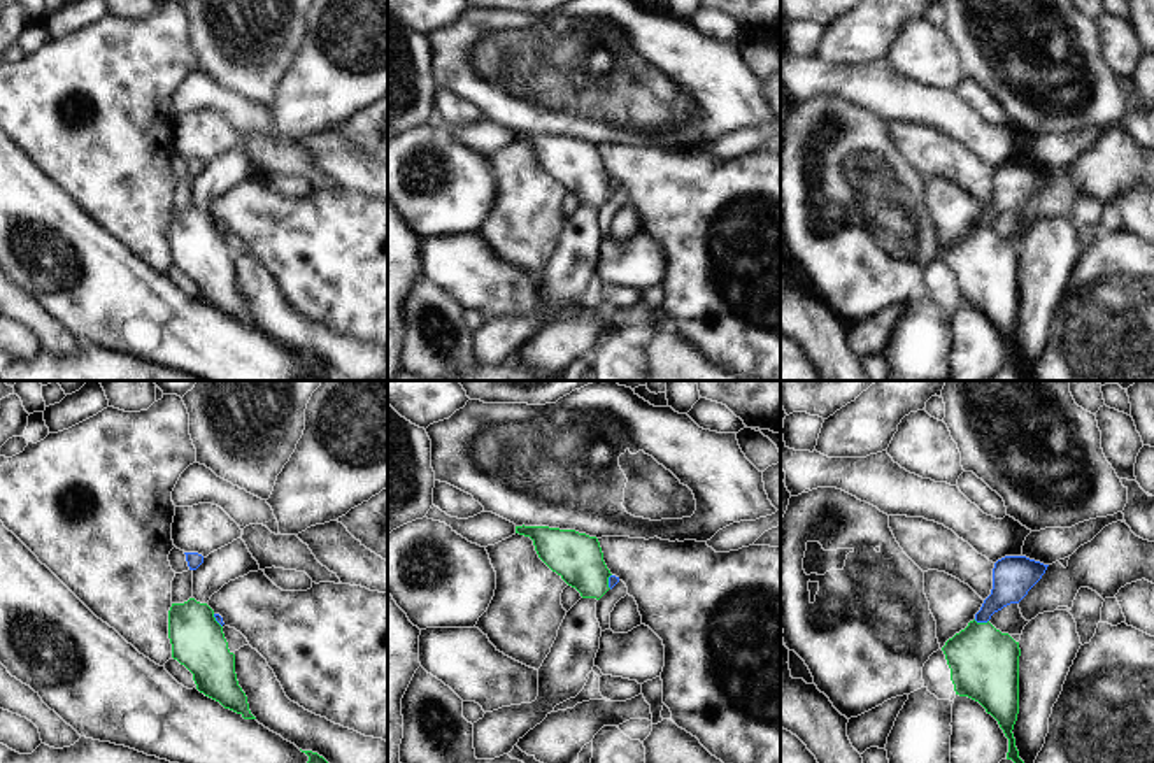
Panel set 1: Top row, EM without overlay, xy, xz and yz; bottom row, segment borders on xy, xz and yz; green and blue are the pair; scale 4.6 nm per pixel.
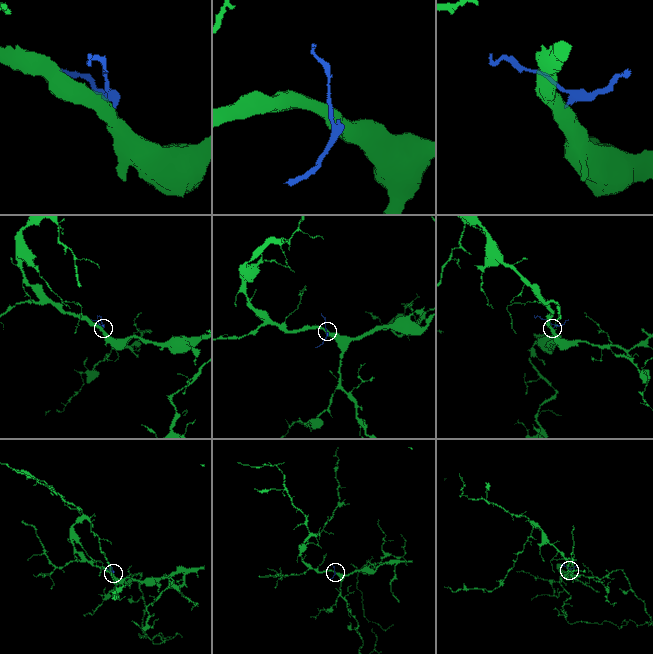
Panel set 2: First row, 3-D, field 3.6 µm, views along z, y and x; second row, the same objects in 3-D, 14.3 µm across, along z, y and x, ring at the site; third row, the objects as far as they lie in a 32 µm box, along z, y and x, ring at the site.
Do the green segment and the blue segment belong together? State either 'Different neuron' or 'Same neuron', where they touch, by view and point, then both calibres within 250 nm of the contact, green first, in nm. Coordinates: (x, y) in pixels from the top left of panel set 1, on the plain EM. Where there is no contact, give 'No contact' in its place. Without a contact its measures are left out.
Different neuron. Touches green at yz (981, 230). Thickness 320 nm (green) against 180 nm

